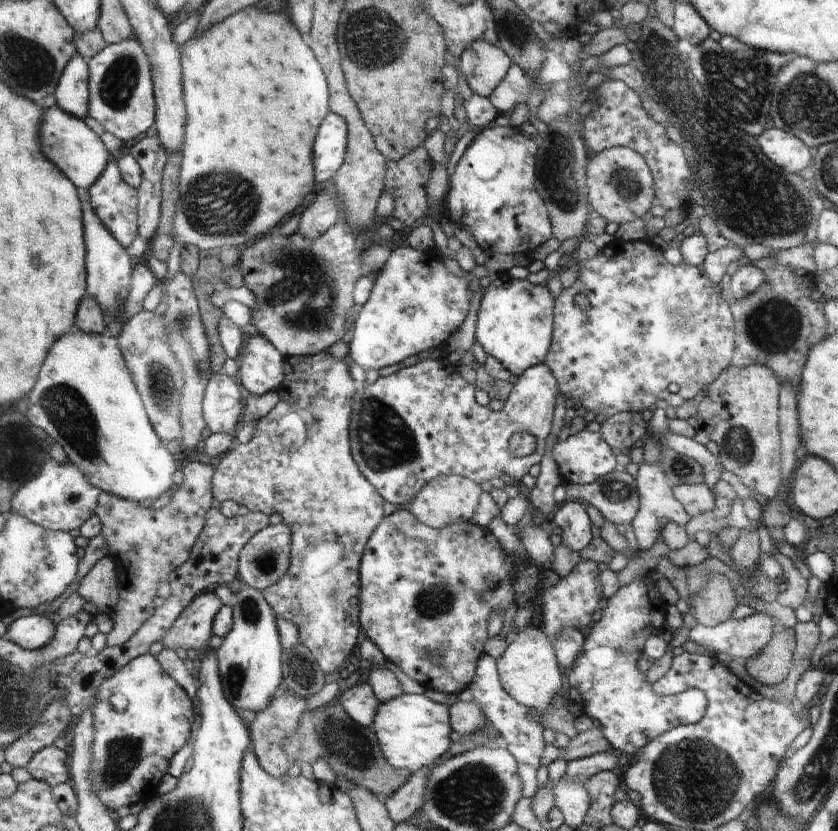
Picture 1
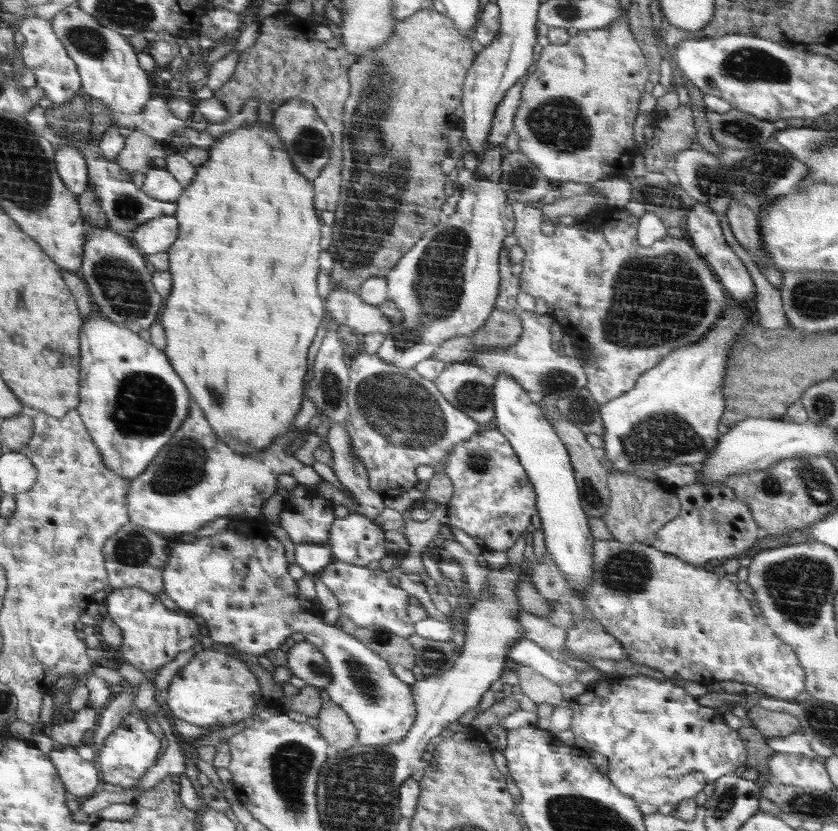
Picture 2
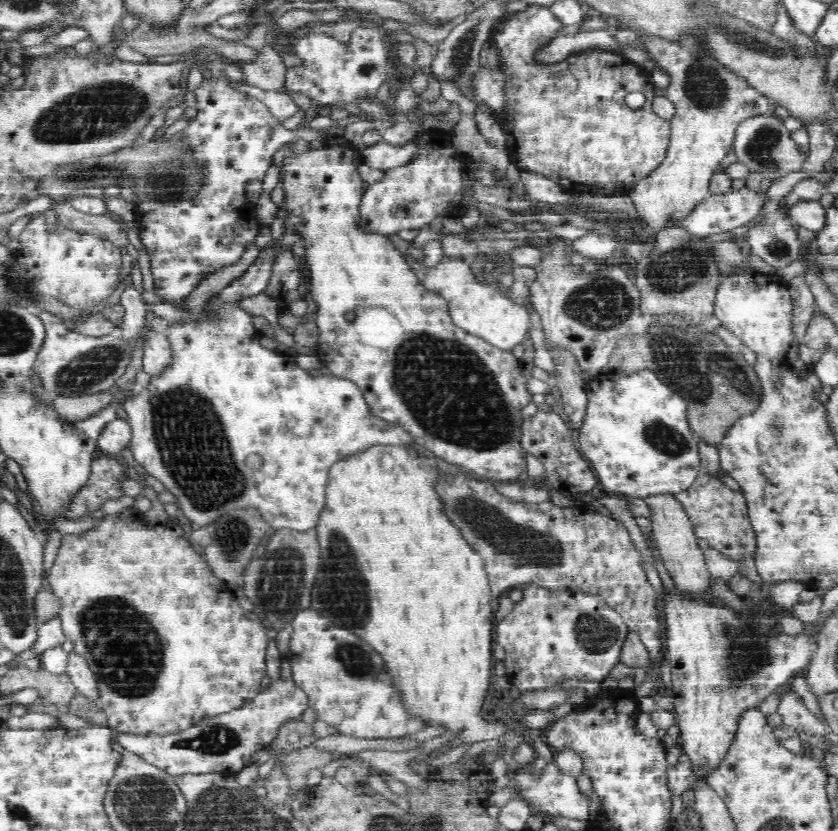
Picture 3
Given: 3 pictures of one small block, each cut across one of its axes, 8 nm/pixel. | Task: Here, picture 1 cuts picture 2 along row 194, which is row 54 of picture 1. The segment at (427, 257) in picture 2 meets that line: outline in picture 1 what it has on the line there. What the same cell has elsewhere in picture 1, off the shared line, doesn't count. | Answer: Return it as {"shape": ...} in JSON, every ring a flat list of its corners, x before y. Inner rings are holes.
{"shape":[[481,40,464,51,456,66,458,72,466,76,474,94,489,98,501,85,513,62,497,45]]}

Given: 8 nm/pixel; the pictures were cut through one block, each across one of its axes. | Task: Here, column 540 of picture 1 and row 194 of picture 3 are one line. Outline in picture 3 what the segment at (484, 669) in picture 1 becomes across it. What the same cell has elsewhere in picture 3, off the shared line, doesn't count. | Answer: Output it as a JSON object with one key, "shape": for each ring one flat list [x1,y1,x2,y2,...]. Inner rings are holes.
{"shape":[[745,185,736,194,728,192,710,196,682,222,683,229,690,236,710,236,748,224,764,204,764,196,756,191,758,189]]}

